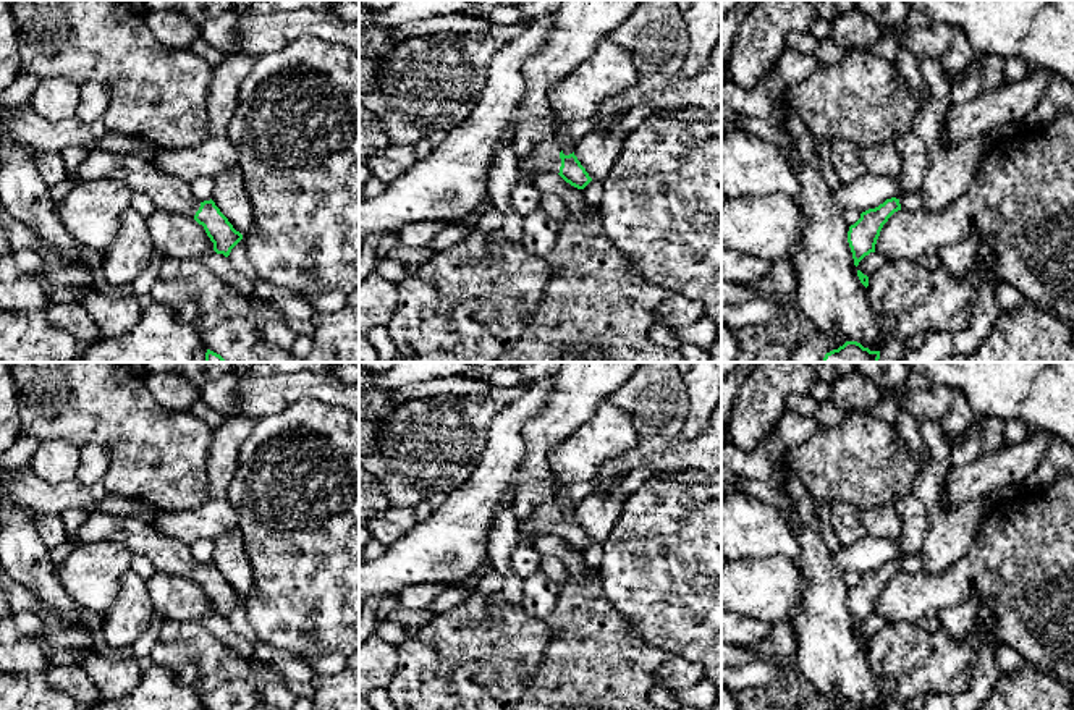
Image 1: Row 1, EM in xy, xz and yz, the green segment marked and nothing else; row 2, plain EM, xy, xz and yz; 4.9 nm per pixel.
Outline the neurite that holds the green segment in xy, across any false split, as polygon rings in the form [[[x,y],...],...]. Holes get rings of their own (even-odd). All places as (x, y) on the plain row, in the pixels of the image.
[[[94,511],[78,529],[76,539],[81,545],[100,540],[120,542],[133,555],[147,556],[157,571],[192,579],[204,589],[214,605],[214,613],[225,619],[243,602],[243,597],[233,590],[212,561],[197,563],[189,552],[189,545],[157,532],[152,522]]]

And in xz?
[[[555,498],[539,506],[527,521],[518,526],[524,542],[531,542],[540,535],[556,535],[566,545],[577,552],[584,552],[592,540],[573,516],[564,518]]]

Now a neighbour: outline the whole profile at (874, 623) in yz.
[[[875,613],[865,618],[856,631],[870,640],[885,624],[888,624],[888,621]]]

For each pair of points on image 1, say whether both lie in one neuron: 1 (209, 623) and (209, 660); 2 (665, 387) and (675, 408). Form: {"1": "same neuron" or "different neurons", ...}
{"1": "different neurons", "2": "same neuron"}

